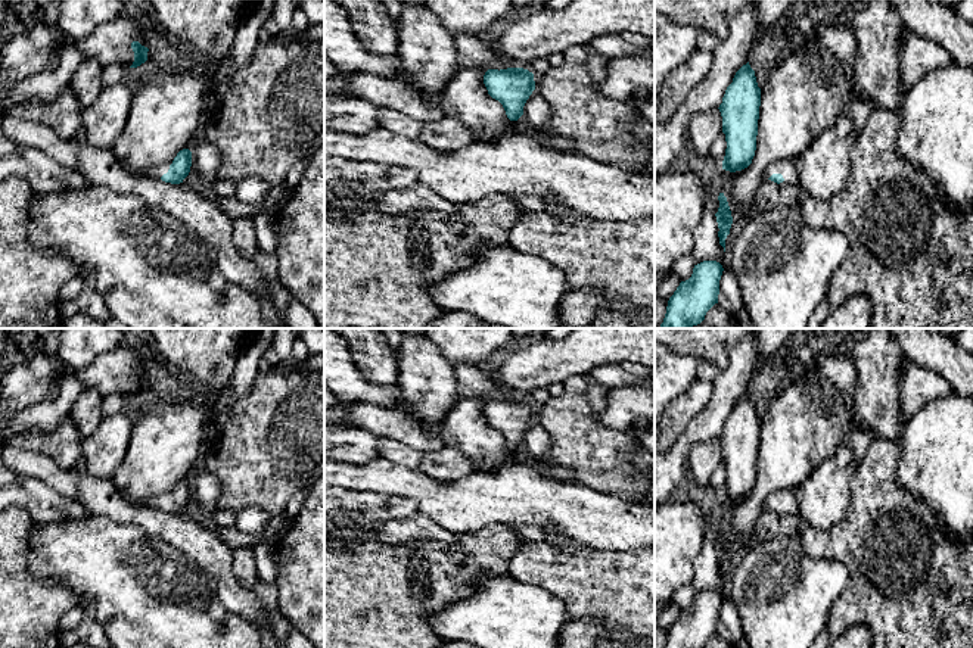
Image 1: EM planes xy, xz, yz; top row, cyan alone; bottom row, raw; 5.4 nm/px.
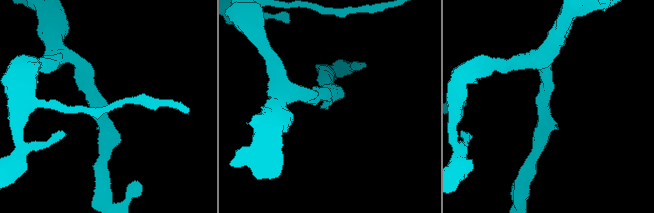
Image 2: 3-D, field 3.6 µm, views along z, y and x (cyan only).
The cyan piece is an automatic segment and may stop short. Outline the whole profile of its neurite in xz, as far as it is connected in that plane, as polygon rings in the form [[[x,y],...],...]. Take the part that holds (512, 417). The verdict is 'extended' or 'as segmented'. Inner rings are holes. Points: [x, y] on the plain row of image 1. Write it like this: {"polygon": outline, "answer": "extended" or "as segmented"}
{"polygon": [[[523,398],[488,399],[484,414],[488,424],[503,434],[510,451],[523,445],[523,436],[535,420],[534,404]]], "answer": "as segmented"}

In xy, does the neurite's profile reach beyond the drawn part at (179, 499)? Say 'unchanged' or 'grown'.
grown

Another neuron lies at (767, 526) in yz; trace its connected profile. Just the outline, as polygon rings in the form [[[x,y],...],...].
[[[764,510],[755,524],[755,539],[770,540],[780,533],[780,515],[771,510]]]

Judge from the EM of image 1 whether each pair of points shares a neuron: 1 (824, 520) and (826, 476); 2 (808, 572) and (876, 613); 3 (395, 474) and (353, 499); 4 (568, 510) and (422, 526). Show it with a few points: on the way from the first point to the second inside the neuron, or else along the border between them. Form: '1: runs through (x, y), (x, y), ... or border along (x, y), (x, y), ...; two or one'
1: runs through (824, 510), (826, 486); one
2: border along (836, 558), (846, 569), (848, 582), (826, 623); two
3: border along (339, 488), (400, 497); two
4: border along (417, 511), (435, 520), (454, 536); two

